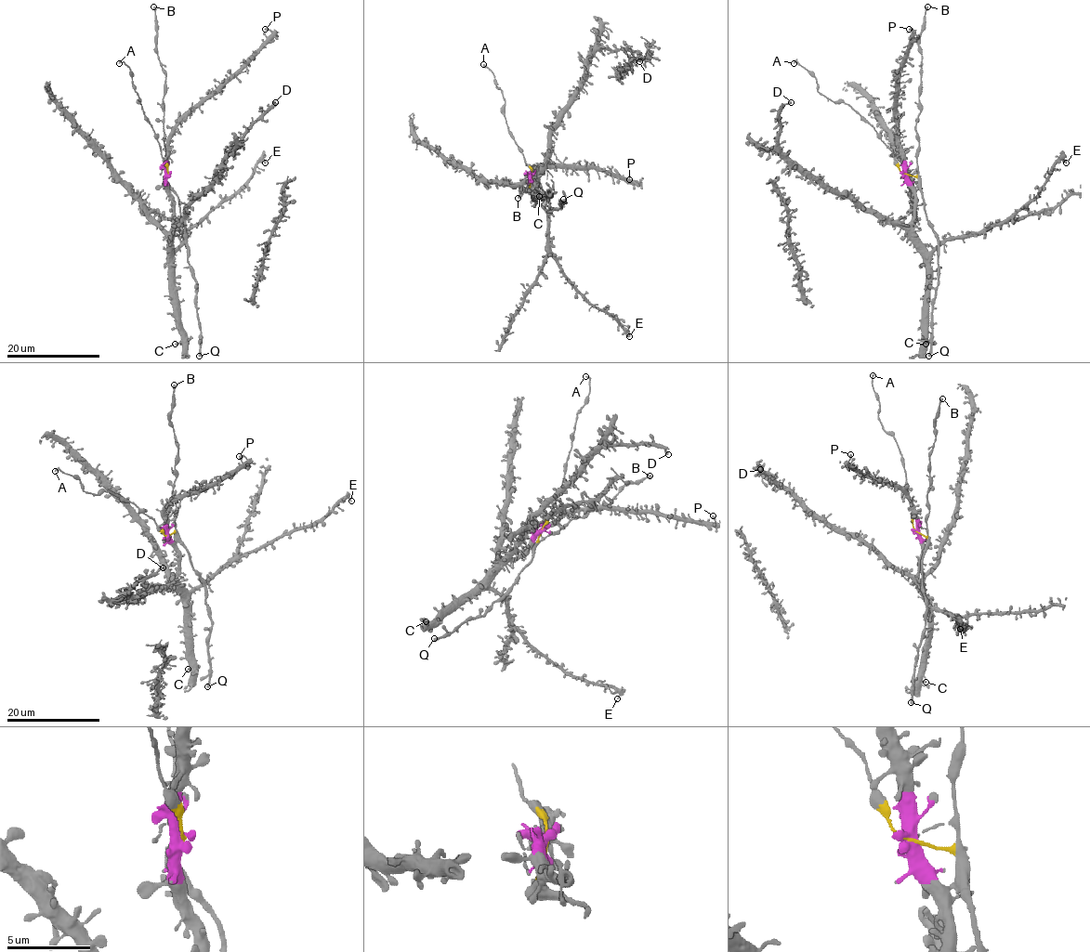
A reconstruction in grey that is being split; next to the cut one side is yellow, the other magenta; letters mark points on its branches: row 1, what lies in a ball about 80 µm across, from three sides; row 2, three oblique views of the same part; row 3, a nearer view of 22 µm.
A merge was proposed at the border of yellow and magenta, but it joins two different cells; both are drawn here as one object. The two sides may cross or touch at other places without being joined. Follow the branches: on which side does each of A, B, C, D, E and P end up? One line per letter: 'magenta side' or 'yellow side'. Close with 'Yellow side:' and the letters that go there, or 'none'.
A: yellow side
B: yellow side
C: magenta side
D: magenta side
E: magenta side
P: magenta side
Yellow side: A, B

